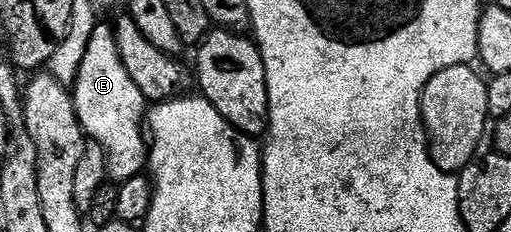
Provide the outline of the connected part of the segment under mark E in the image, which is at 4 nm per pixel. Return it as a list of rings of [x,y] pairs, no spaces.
[[[96,24],[89,47],[85,47],[85,59],[81,59],[81,71],[73,83],[73,96],[79,126],[107,152],[110,180],[122,183],[142,174],[149,165],[149,141],[145,136],[145,114],[149,105],[137,83],[129,79],[129,71],[125,71],[119,41],[110,24]]]

